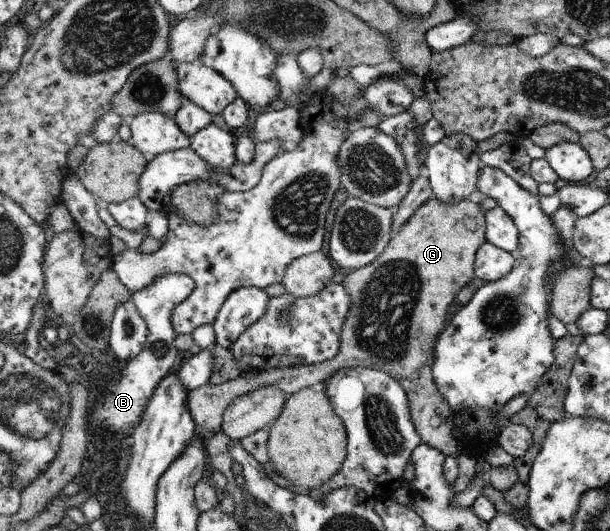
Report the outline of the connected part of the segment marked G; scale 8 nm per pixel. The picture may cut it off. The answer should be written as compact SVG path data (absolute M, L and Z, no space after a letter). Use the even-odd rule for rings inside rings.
M430 198L423 203L410 219L398 229L392 231L392 239L385 251L372 261L370 265L360 269L345 272L342 285L350 294L350 312L346 317L345 325L340 329L338 349L330 359L310 365L292 366L289 368L266 368L261 371L252 371L250 375L240 374L236 379L223 384L206 383L202 387L196 387L188 393L188 411L194 418L198 429L205 436L222 432L223 413L226 408L240 395L256 391L262 385L276 385L289 396L306 387L322 386L324 381L336 373L338 369L362 366L364 368L376 368L385 370L389 375L401 382L402 389L406 392L409 408L412 410L413 421L417 431L422 437L422 443L432 445L440 453L448 457L459 455L458 441L452 435L454 428L453 412L433 377L434 357L432 357L432 345L438 343L441 336L446 315L450 311L450 305L454 303L456 295L464 285L472 281L474 267L476 265L477 252L486 242L486 224L483 222L484 213L482 207L470 199L460 203L442 203L438 199ZM464 217L474 217L480 221L475 230L471 230L464 224Z

